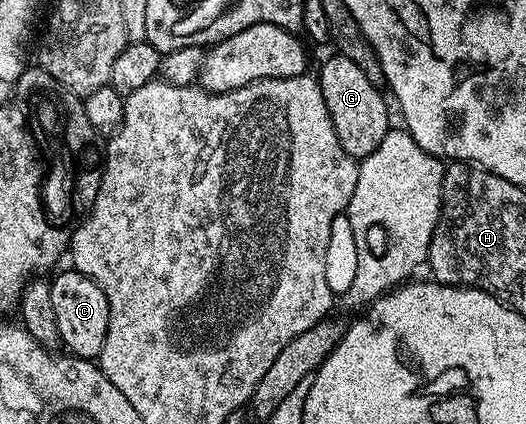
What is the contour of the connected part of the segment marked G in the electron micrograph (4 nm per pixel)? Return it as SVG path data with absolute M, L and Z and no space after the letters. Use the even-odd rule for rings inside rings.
M333 52L321 66L319 81L323 100L327 104L327 112L331 112L331 120L343 144L343 150L355 159L366 158L383 144L383 136L391 129L389 122L389 106L386 95L380 94L378 83L367 80L367 72L359 68L359 64L347 60L347 56Z

